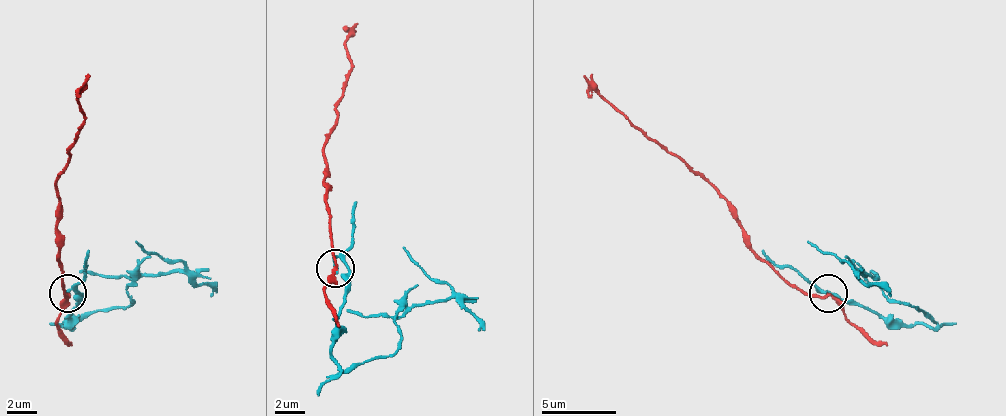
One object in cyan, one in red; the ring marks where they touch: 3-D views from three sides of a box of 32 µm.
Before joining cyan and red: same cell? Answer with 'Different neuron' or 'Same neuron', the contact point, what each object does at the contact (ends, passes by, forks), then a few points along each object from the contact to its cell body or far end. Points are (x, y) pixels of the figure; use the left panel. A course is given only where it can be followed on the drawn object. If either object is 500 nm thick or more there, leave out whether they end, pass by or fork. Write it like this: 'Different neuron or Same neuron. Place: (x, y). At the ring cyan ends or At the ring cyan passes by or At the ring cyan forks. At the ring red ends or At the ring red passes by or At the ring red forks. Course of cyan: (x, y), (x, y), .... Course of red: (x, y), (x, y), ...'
Different neuron. Place: (68, 293). At the ring cyan ends. At the ring red passes by. Course of cyan: (69, 292), (76, 303), (65, 326), (102, 307), (125, 307), (133, 300), (133, 281), (185, 270), (136, 240). Course of red: (69, 292), (65, 296), (57, 247), (57, 179), (84, 119), (80, 97), (91, 74)

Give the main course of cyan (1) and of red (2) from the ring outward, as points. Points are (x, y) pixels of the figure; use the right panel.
1: (829, 292), (844, 303), (863, 303), (908, 326), (931, 318), (919, 307), (889, 300), (878, 281), (807, 240)
2: (829, 292), (803, 296), (750, 247), (735, 210), (705, 179), (600, 97), (585, 74)

